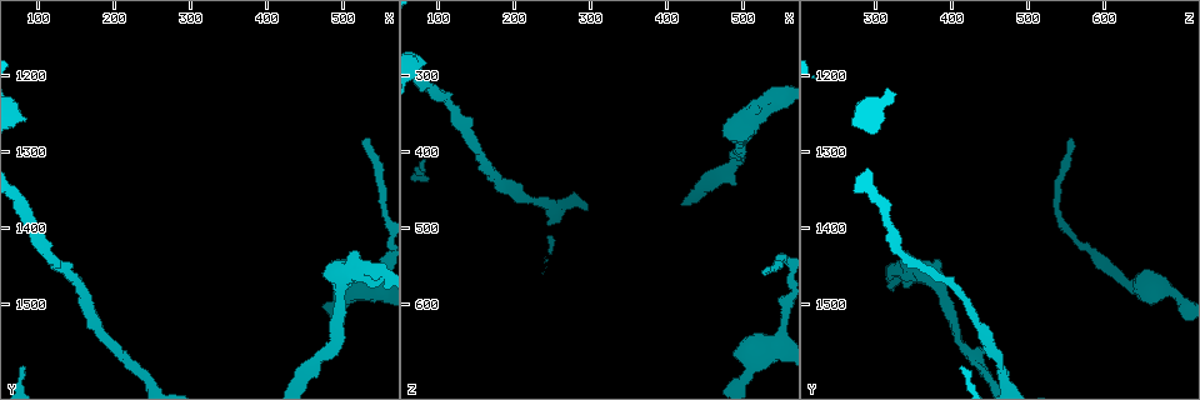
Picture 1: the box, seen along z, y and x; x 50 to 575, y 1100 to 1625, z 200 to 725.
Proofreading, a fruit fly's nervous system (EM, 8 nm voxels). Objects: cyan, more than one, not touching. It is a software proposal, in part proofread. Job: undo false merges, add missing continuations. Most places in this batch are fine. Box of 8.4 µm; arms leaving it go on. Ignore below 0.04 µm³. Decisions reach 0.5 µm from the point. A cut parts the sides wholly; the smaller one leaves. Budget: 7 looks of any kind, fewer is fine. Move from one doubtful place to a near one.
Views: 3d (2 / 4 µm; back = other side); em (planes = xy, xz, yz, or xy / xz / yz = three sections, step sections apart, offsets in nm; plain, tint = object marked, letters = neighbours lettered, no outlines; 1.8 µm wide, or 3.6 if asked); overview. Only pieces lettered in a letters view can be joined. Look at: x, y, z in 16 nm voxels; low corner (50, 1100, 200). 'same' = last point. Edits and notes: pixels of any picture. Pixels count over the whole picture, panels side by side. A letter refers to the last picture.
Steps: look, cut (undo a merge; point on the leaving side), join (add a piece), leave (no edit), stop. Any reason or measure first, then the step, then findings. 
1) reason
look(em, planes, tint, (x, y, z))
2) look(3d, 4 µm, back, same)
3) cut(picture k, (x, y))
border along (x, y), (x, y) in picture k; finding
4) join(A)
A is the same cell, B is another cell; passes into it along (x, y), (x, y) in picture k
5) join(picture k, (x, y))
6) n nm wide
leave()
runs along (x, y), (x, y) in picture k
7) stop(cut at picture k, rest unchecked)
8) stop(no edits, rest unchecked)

sharp bend
look(em, 3.6 µm, xy, step 8, tint, (545, 1475, 660))

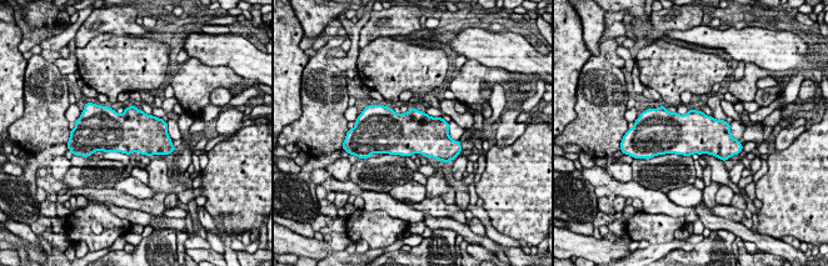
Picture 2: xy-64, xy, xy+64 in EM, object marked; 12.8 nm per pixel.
look(em, 3.6 µm, planes, letters, same)

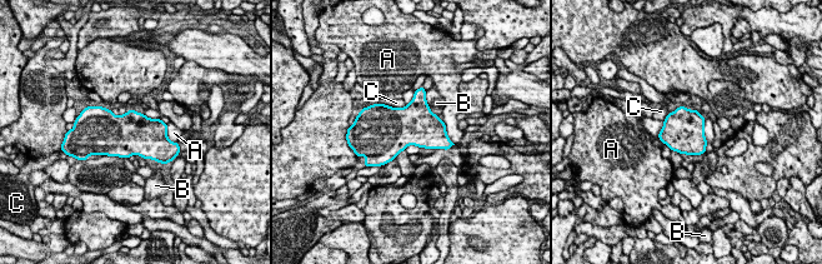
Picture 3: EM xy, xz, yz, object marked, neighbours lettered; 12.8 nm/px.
leave()
A, B and C are other cells; border along (379, 103), (392, 106), (406, 105) in picture 3; all the same cell

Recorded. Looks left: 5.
look(3d, 2 µm, (535, 1285, 555))

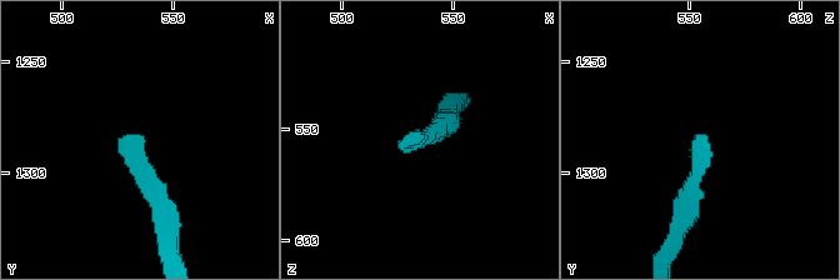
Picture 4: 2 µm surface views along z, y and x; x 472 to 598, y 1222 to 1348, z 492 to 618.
look(em, planes, letters, (534, 1282, 556))

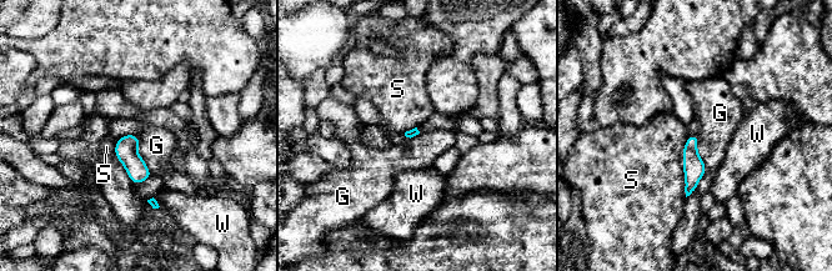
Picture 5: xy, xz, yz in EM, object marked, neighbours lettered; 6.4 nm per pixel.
leave()
G, S and W are other cells; border along (135, 135), (138, 154), (153, 175) in picture 5; none of them fits

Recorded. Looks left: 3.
free end
look(em, xz, step 4, tint, (515, 1430, 335))

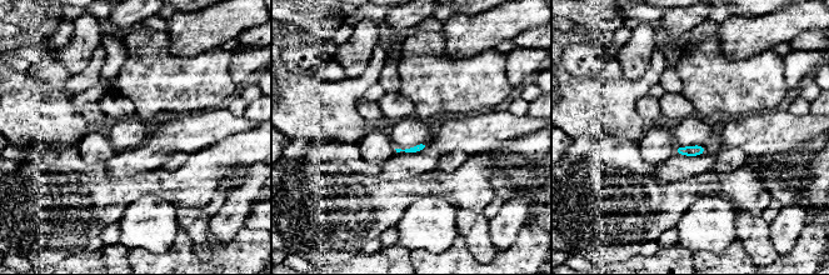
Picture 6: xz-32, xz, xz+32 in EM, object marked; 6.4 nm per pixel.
look(em, planes, letters, same)

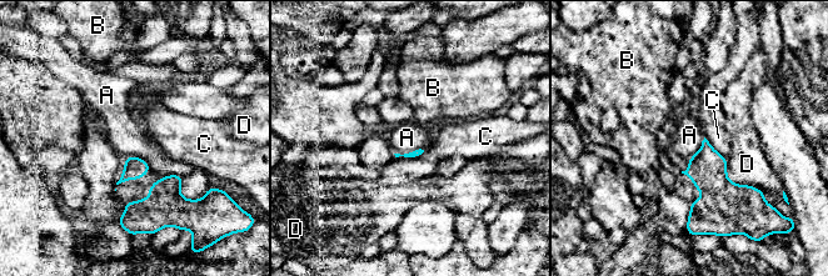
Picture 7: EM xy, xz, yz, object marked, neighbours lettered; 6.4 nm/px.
leave()
A, B, C and D are other cells; border along (124, 157), (139, 156), (151, 170) in picture 7; none of them fits

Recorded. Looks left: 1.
stop(no edits, rest unchecked)

